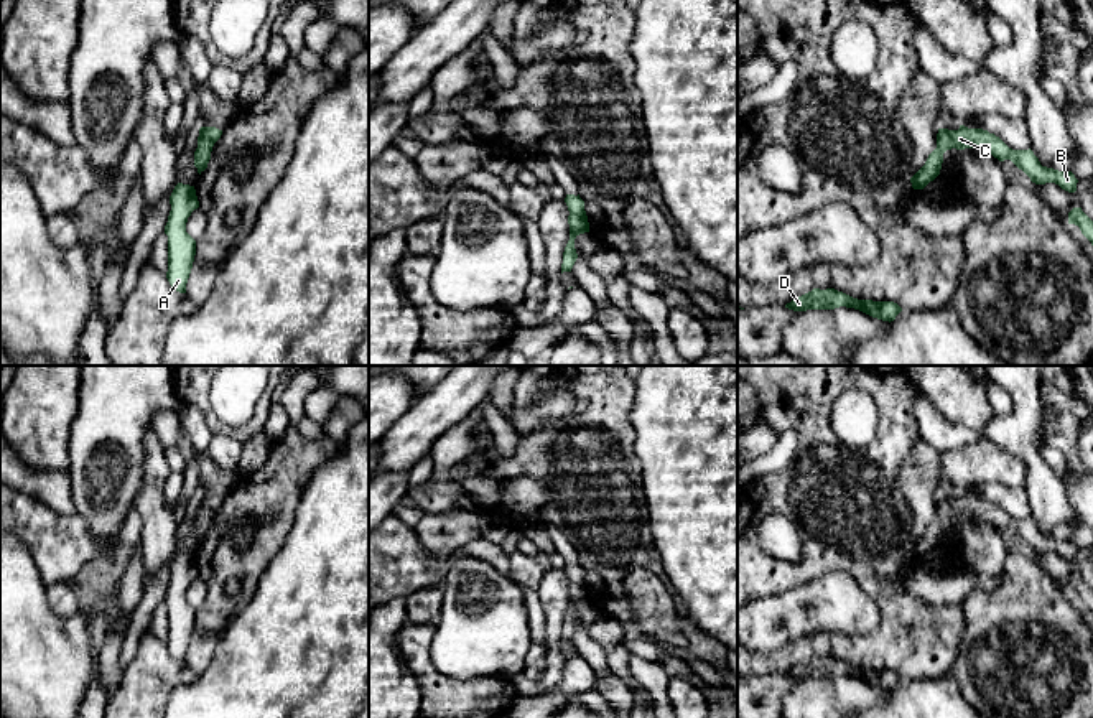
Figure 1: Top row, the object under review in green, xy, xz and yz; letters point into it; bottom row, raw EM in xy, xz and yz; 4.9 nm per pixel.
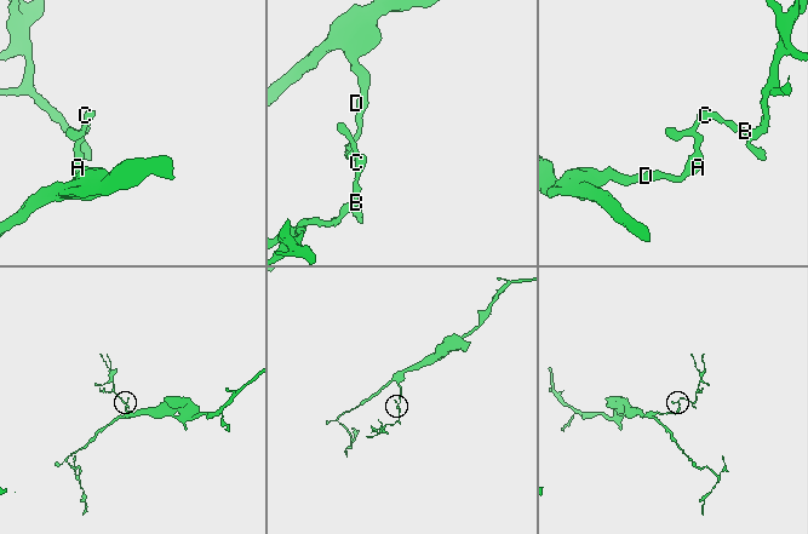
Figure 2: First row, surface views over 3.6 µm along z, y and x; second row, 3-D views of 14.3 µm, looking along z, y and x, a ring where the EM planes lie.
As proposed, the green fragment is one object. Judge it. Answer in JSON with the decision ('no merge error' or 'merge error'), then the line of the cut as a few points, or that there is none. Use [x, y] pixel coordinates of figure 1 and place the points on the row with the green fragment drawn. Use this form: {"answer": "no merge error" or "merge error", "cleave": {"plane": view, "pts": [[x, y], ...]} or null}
{"answer": "no merge error", "cleave": null}

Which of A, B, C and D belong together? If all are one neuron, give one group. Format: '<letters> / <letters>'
A B C D

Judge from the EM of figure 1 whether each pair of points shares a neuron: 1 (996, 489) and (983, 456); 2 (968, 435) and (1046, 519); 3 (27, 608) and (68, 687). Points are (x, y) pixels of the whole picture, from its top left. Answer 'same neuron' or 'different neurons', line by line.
1: different neurons
2: different neurons
3: same neuron

